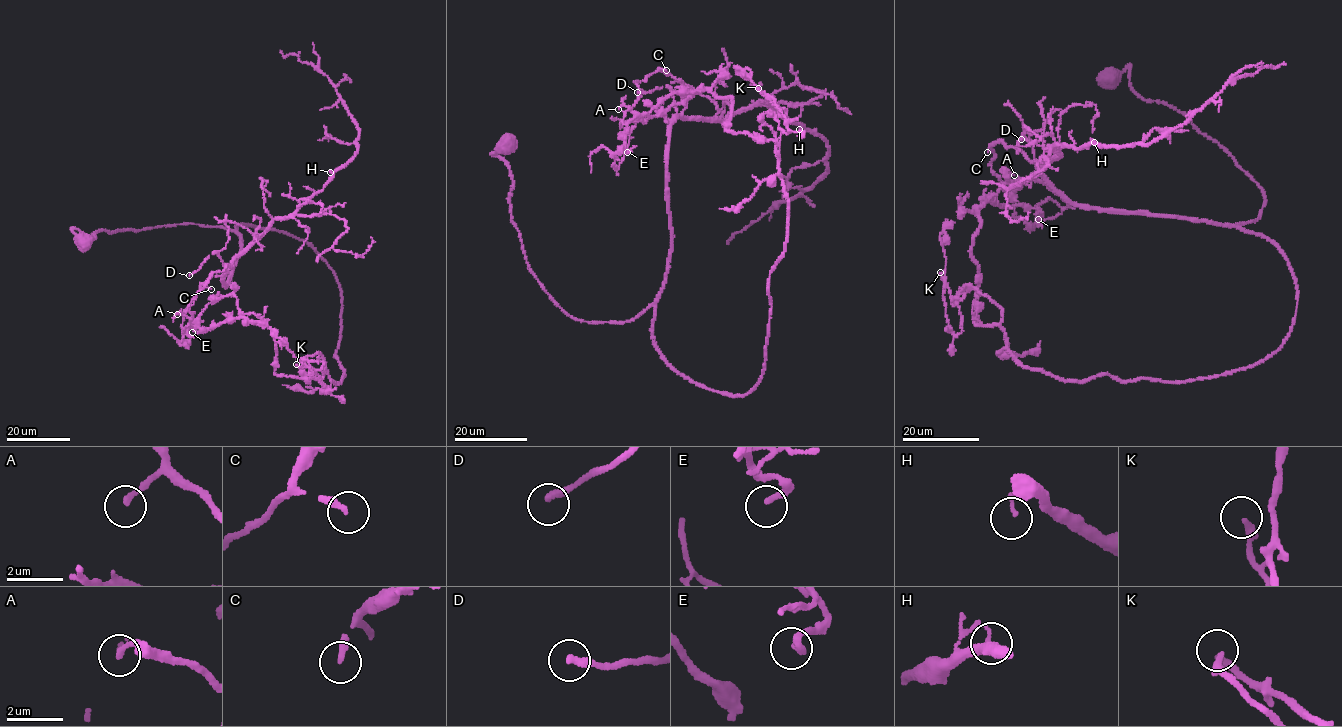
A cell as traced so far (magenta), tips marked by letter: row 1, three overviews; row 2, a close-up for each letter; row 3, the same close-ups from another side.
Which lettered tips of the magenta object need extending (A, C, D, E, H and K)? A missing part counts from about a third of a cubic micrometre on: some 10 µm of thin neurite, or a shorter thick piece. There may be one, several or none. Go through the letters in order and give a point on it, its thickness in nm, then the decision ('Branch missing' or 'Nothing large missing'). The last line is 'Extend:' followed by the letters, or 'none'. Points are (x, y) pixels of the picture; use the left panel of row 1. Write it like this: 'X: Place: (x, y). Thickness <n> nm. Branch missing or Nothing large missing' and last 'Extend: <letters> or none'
A: Place: (177, 314). Thickness 190 nm. Nothing large missing
C: Place: (211, 289). Thickness 240 nm. Branch missing
D: Place: (189, 275). Thickness 240 nm. Branch missing
E: Place: (192, 332). Thickness 280 nm. Nothing large missing
H: Place: (330, 172). Thickness 90 nm. Nothing large missing
K: Place: (296, 364). Thickness 260 nm. Branch missing
Extend: C, D, K

